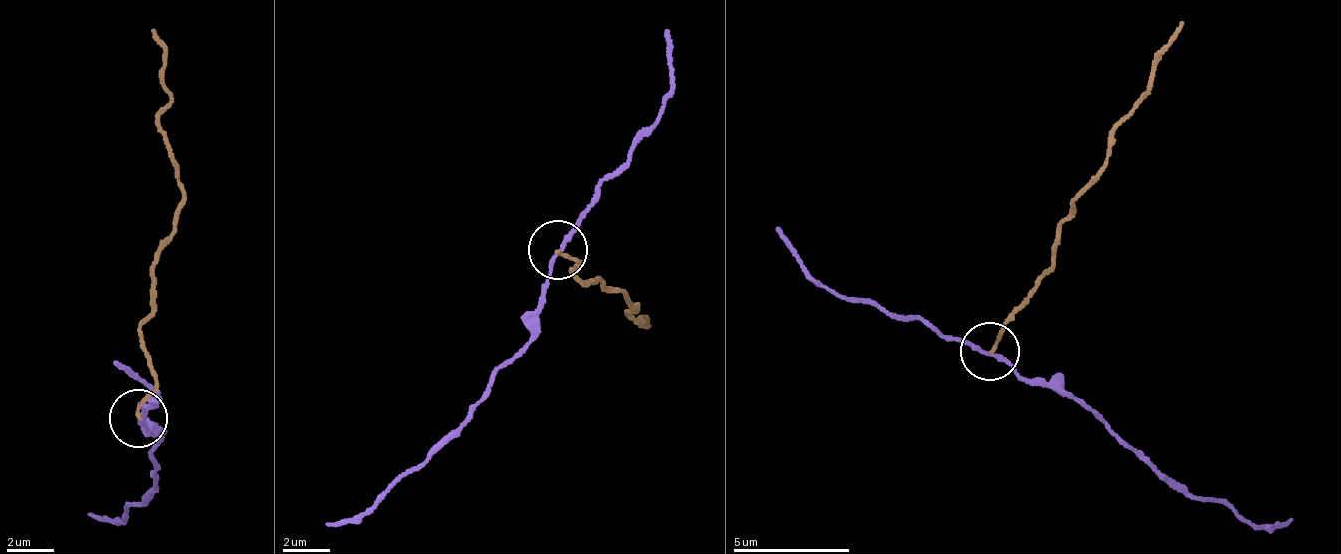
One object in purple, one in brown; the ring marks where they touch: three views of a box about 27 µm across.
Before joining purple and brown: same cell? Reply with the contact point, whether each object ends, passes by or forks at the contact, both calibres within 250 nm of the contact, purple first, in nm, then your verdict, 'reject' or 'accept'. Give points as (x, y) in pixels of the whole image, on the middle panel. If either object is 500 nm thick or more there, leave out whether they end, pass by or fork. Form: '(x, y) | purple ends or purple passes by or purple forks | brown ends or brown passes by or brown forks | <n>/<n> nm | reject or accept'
(557, 249) | purple passes by | brown ends | 170/130 nm | reject

